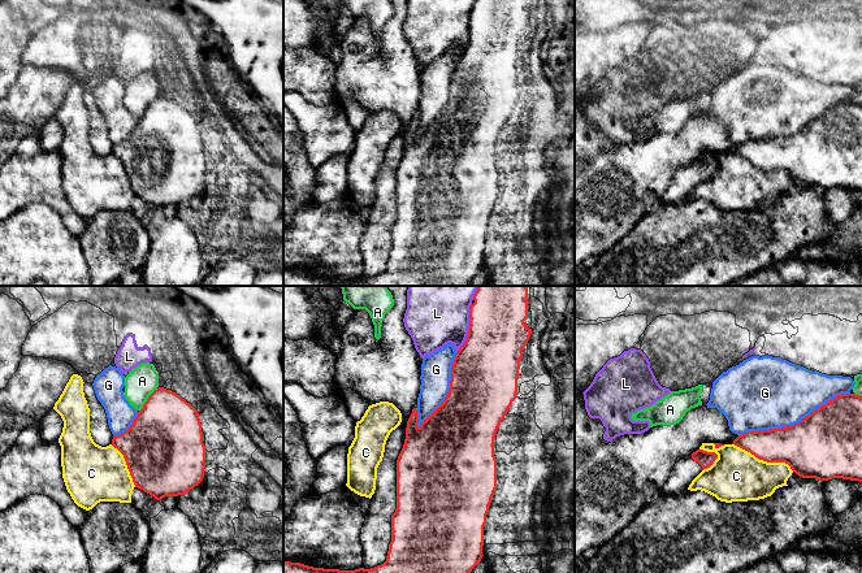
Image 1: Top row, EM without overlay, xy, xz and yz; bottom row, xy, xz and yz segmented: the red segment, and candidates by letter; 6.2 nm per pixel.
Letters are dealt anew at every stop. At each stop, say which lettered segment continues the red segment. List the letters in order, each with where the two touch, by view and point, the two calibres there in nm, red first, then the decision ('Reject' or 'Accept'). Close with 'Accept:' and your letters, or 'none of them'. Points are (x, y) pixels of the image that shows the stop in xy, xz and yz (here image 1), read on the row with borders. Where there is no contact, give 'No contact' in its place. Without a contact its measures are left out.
A: Touches red at xy (147, 399). Thickness 440 nm (red) against 190 nm. Reject
C: Touches red at yz (763, 460). Thickness 280 nm (red) against 320 nm. Reject
G: Touches red at yz (795, 424). Thickness 420 nm (red) against 440 nm. Reject
L: Touches red at xz (470, 328). Thickness 380 nm (red) against 380 nm. Reject
Accept: none of them

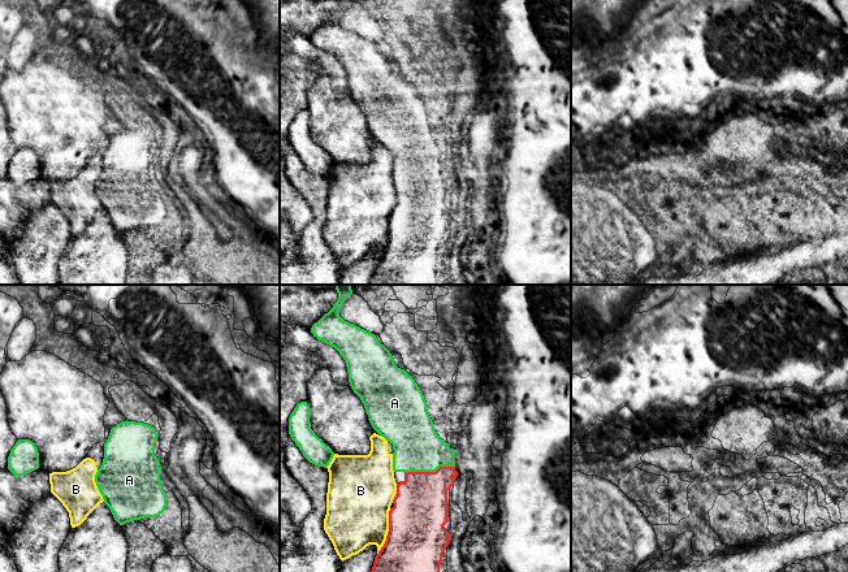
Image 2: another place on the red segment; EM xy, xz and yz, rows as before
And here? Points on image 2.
A: Touches red at xz (429, 472). Thickness 340 nm (red) against 300 nm. Accept
B: Touches red at xz (388, 532). Thickness 360 nm (red) against 400 nm. Reject
Accept: A

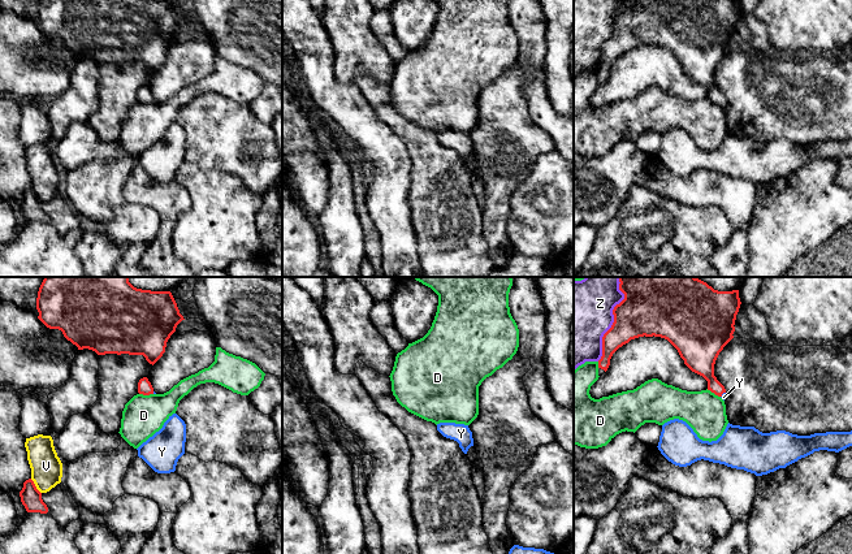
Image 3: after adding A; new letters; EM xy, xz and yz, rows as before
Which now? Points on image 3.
D: Touches red at xy (146, 394). Thickness 90 nm (red) against 260 nm. Reject
V: Touches red at xy (35, 487). Thickness 130 nm (red) against 190 nm. Reject
Y: Touches red at yz (722, 393). Thickness 180 nm (red) against 40 nm. Accept
Z: Touches red at yz (614, 319). Thickness 360 nm (red) against 440 nm. Reject
Accept: Y

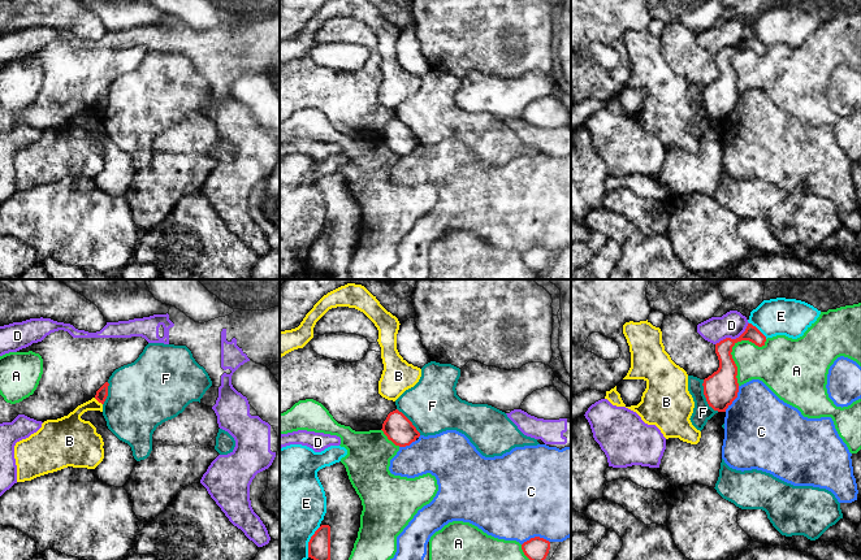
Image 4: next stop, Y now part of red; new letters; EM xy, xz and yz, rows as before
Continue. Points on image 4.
A: Touches red at yz (731, 348). Thickness 200 nm (red) against 220 nm. Reject
B: Touches red at xy (98, 400). Thickness 70 nm (red) against 200 nm. Reject
C: Touches red at xz (535, 537). Thickness 140 nm (red) against 500 nm. Reject
D: Touches red at yz (734, 339). Thickness 140 nm (red) against 160 nm. Reject
E: Touches red at xz (308, 542). Thickness 140 nm (red) against 480 nm. Reject
F: Touches red at yz (705, 396). Thickness 220 nm (red) against 110 nm. Reject
Accept: none of them

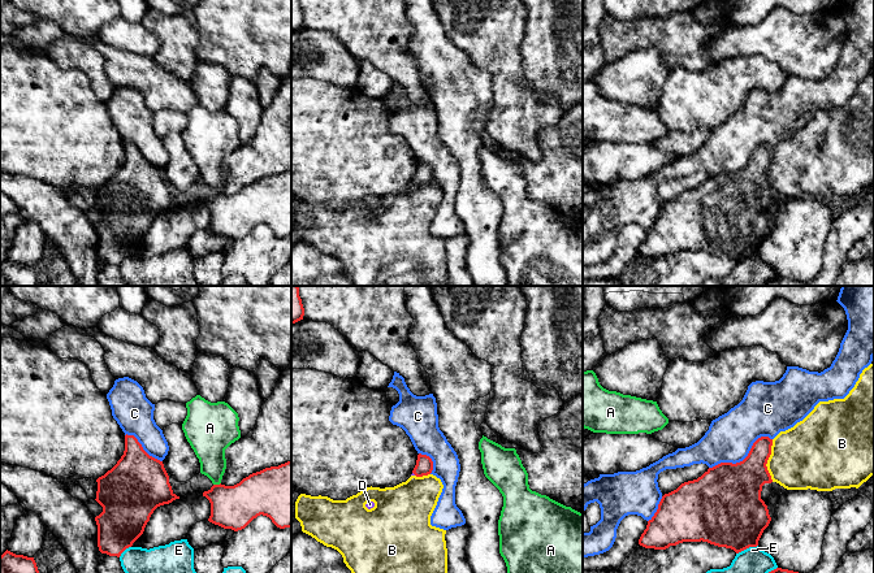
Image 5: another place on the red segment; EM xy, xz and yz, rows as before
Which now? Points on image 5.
A: Touches red at xy (216, 485). Thickness 280 nm (red) against 200 nm. Reject
B: Touches red at yz (768, 459). Thickness 280 nm (red) against 400 nm. Reject
C: Touches red at yz (744, 459). Thickness 400 nm (red) against 280 nm. Reject
D: Touches red at xz (414, 473). Thickness 110 nm (red) against 20 nm. Accept
E: Touches red at yz (747, 547). Thickness 440 nm (red) against 160 nm. Reject
Accept: D

